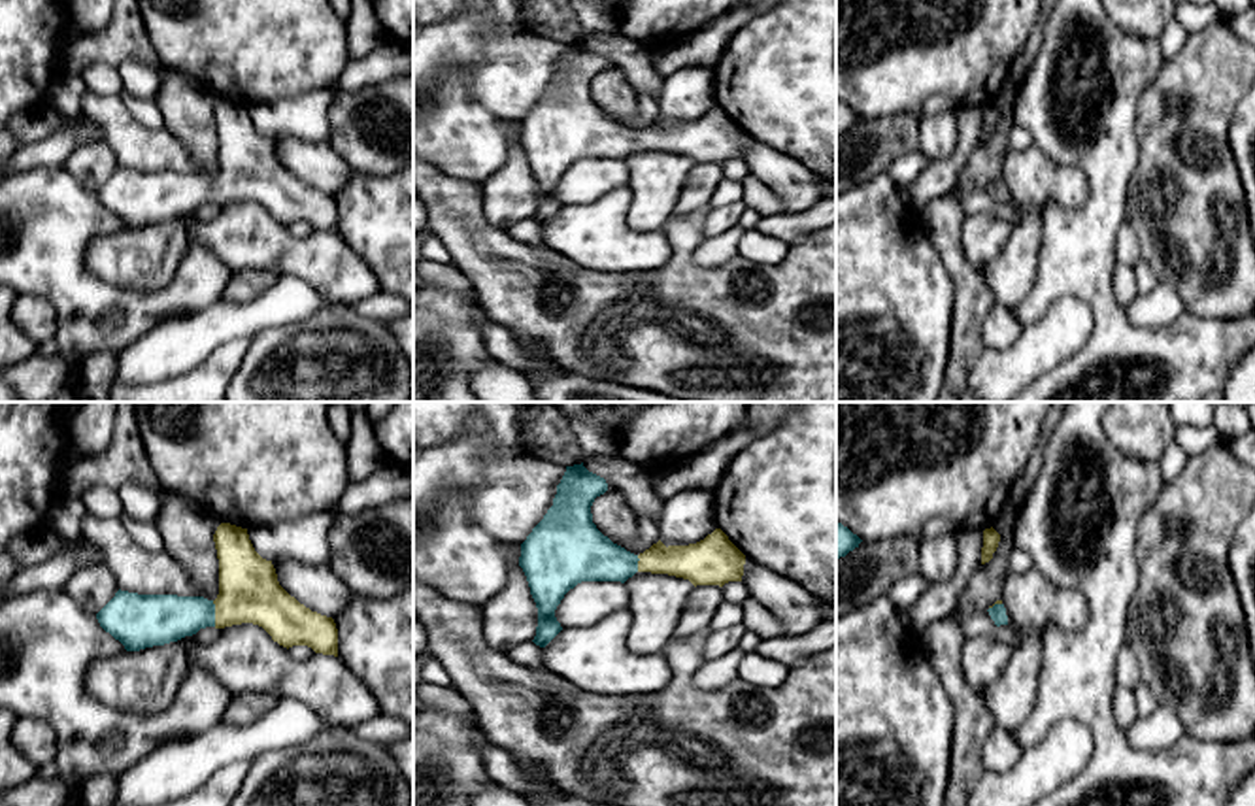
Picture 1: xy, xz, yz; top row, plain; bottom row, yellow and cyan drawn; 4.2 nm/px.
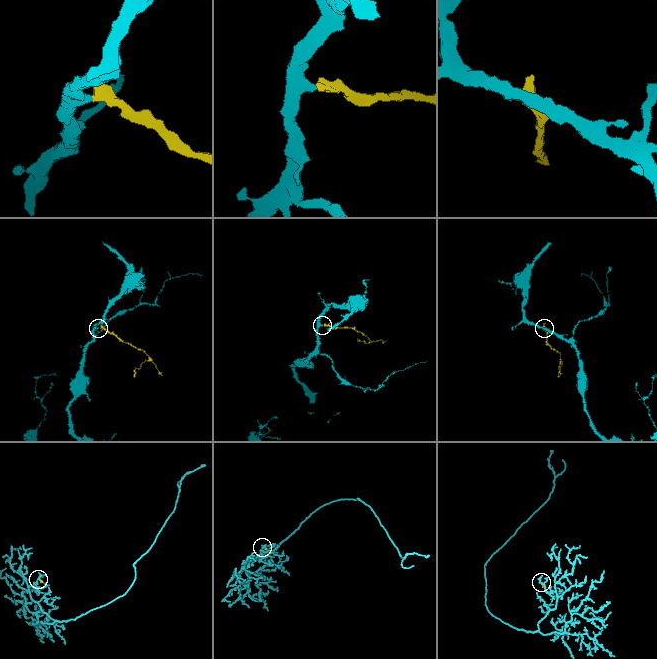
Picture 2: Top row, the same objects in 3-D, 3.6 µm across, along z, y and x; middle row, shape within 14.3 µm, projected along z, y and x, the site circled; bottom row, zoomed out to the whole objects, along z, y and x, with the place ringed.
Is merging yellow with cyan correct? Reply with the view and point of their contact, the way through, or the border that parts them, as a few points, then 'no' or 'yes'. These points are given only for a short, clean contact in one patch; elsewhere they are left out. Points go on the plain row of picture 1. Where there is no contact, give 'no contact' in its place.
meets yellow in xy at (216, 191); runs through xy (250, 168), (233, 184), (216, 191), (157, 197); yes

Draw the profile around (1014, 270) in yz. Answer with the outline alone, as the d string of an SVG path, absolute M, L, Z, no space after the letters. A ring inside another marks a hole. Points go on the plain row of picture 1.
M1032 211L1012 227L1008 243L991 262L991 289L998 304L1017 306L1036 279L1044 213Z

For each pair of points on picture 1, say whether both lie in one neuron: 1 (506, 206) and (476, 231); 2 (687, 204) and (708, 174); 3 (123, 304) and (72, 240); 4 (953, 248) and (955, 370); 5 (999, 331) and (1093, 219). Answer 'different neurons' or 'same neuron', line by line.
1: different neurons
2: same neuron
3: same neuron
4: same neuron
5: different neurons

